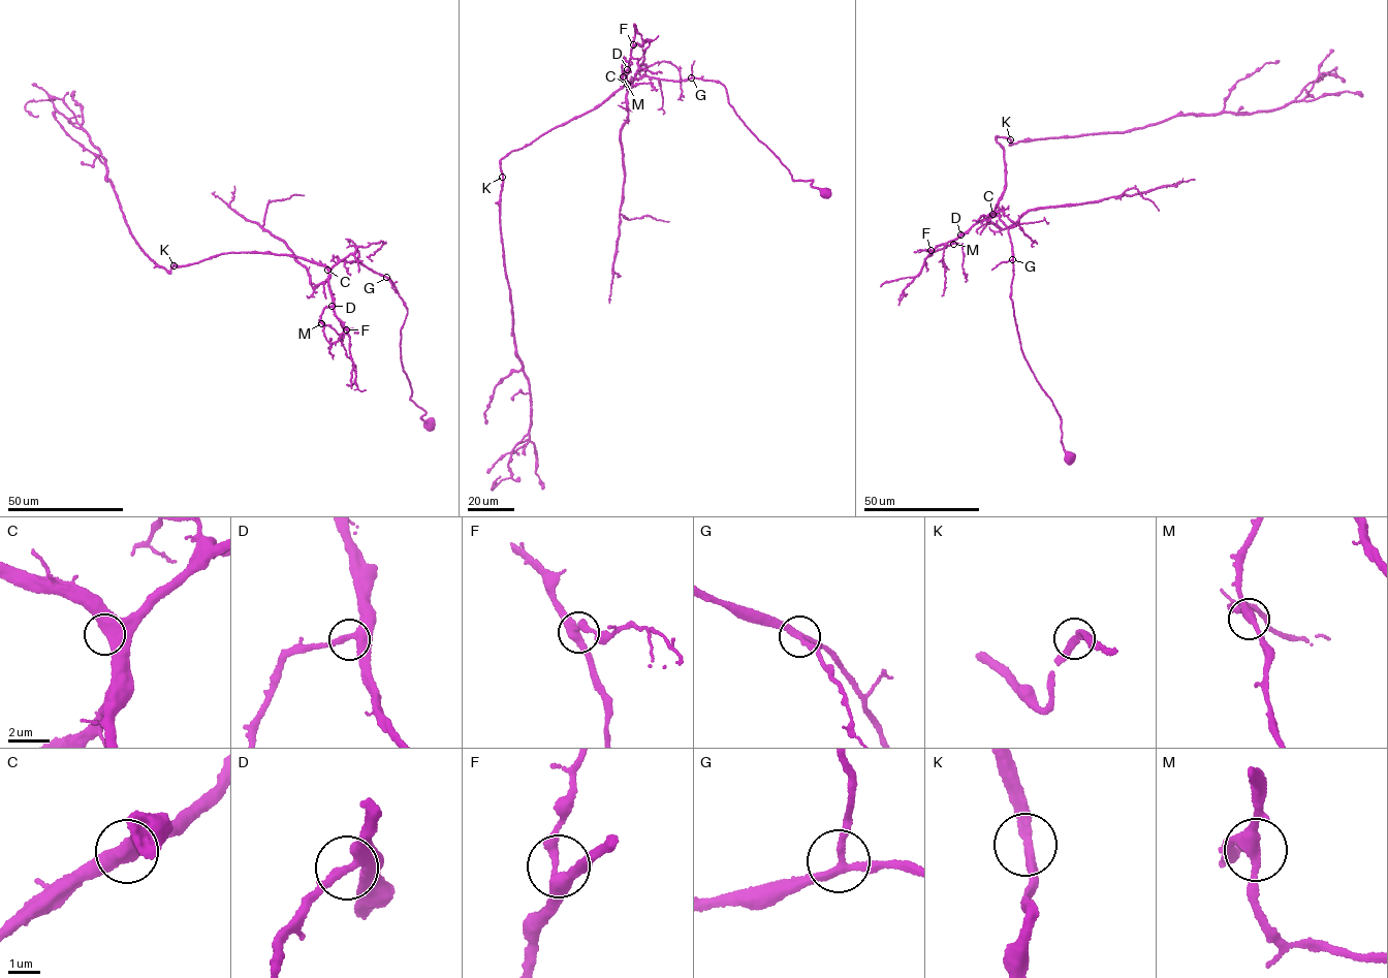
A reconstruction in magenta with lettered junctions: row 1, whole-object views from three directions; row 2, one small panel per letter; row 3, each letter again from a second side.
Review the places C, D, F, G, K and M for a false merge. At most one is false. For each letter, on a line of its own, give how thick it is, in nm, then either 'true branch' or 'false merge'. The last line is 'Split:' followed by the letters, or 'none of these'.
C: calibre 550 nm; true branch
D: calibre 280 nm; true branch
F: calibre 320 nm; true branch
G: calibre 240 nm; true branch
K: calibre 320 nm; true branch
M: calibre 320 nm; true branch
Split: none of these

